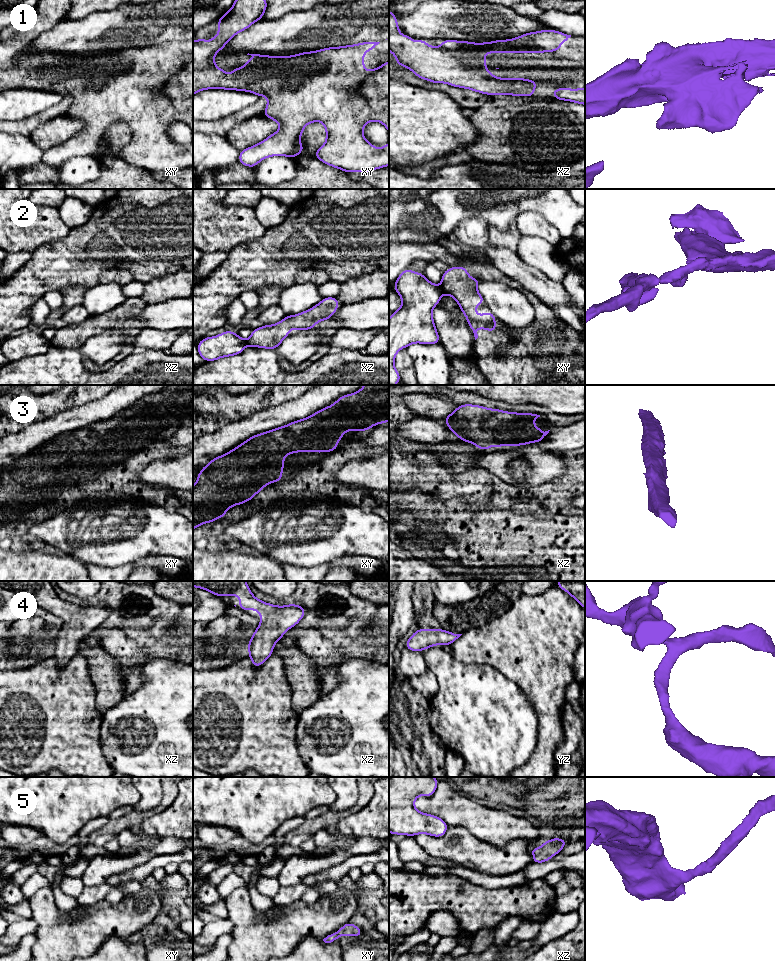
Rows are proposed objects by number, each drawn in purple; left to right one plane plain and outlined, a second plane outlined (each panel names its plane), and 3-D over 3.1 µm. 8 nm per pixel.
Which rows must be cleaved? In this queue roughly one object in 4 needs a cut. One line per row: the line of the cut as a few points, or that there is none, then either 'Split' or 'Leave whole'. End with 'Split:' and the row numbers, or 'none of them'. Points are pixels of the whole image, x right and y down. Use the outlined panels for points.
1: No split. Leave whole
2: Split along xy (440, 286), (443, 292). Split
3: No split. Leave whole
4: No split. Leave whole
5: No split. Leave whole
Split: 2

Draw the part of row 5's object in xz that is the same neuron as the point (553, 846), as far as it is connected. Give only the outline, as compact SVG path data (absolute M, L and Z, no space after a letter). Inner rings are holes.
M553 838L545 841L539 848L530 848L530 852L533 853L532 863L543 863L551 860L553 855L557 855L562 851L567 842L568 840L562 838Z

